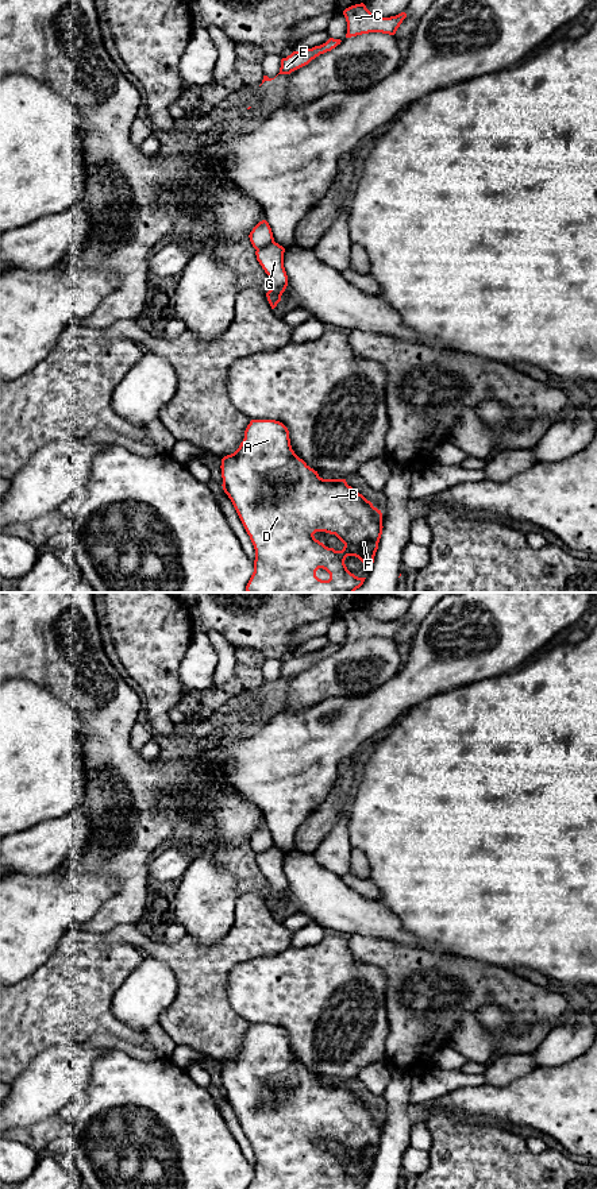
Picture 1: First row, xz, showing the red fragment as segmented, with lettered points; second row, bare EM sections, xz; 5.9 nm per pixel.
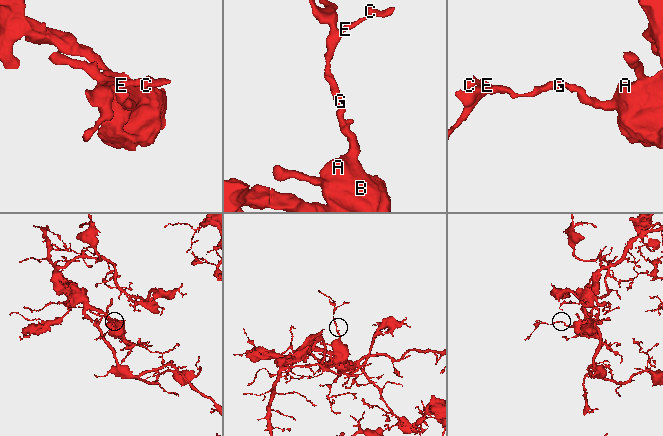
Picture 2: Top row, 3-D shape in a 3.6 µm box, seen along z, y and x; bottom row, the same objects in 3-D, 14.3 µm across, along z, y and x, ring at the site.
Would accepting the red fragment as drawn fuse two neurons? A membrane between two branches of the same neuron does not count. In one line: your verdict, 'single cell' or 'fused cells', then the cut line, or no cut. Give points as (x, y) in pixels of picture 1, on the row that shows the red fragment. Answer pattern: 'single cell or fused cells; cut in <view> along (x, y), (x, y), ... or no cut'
fused cells; cut in xz along (273, 240), (257, 250)

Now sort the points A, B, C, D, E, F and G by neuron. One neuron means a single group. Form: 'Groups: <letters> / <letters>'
Groups: A B D F G / C E

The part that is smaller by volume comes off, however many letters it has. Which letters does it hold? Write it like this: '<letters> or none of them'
C, E

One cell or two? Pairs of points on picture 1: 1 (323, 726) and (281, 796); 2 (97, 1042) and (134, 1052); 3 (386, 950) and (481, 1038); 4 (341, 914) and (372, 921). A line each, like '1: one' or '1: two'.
1: one
2: one
3: two
4: one

